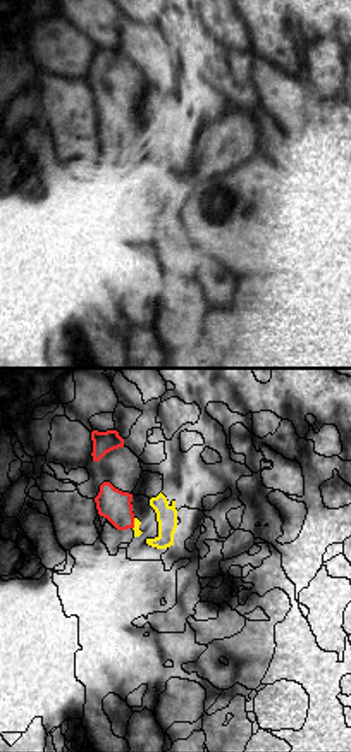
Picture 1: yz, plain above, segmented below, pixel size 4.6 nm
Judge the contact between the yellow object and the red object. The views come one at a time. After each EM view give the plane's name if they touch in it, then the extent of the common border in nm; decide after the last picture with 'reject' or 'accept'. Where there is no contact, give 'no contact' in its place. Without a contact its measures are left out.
meets yellow in yz; contact 60 nm long

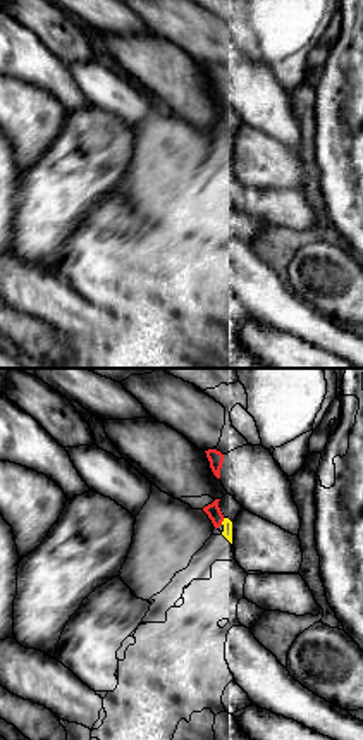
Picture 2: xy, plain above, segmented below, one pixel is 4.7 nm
meets yellow in xy; contact 40 nm long

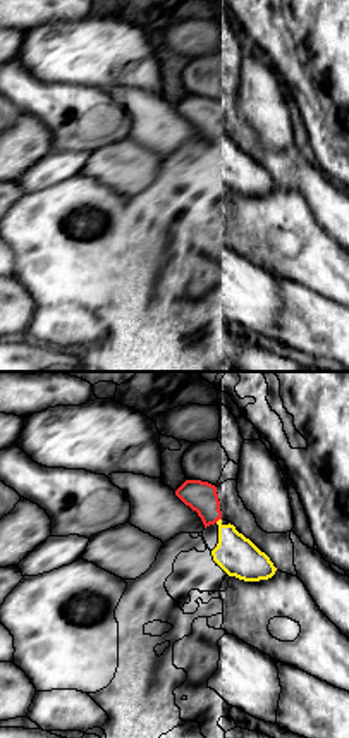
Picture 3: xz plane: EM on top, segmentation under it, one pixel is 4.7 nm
meets yellow in xz; contact 40 nm long

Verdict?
accept

